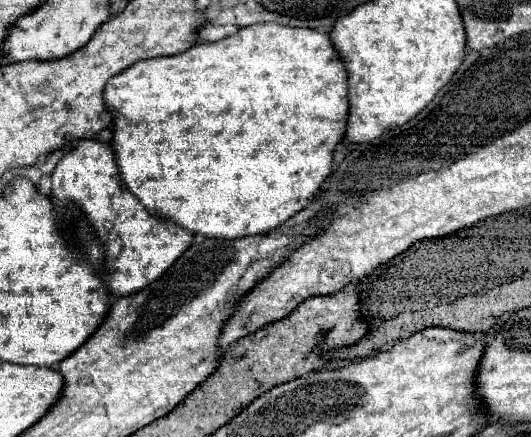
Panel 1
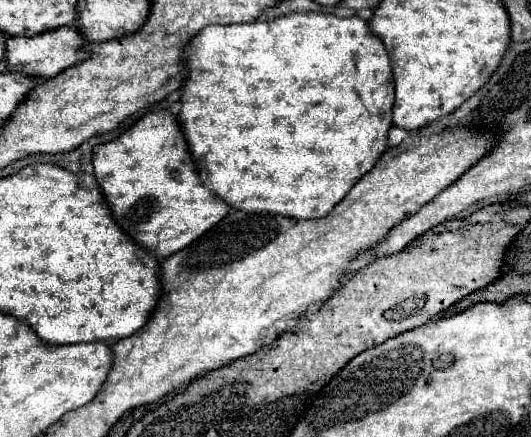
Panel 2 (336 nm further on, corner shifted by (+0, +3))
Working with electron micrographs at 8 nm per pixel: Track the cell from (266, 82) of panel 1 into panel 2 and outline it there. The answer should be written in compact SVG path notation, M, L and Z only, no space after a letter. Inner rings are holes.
M289 13L265 23L243 23L243 25L211 25L201 29L183 47L183 65L187 69L181 87L181 111L177 113L177 123L189 145L189 153L197 165L199 179L217 197L221 197L229 207L245 213L275 213L291 219L319 219L325 217L347 191L365 175L381 157L387 147L387 131L391 123L391 107L395 99L393 71L389 65L387 51L383 43L367 31L367 21L361 17L337 17L331 13ZM387 101L387 123L383 117L383 107Z

